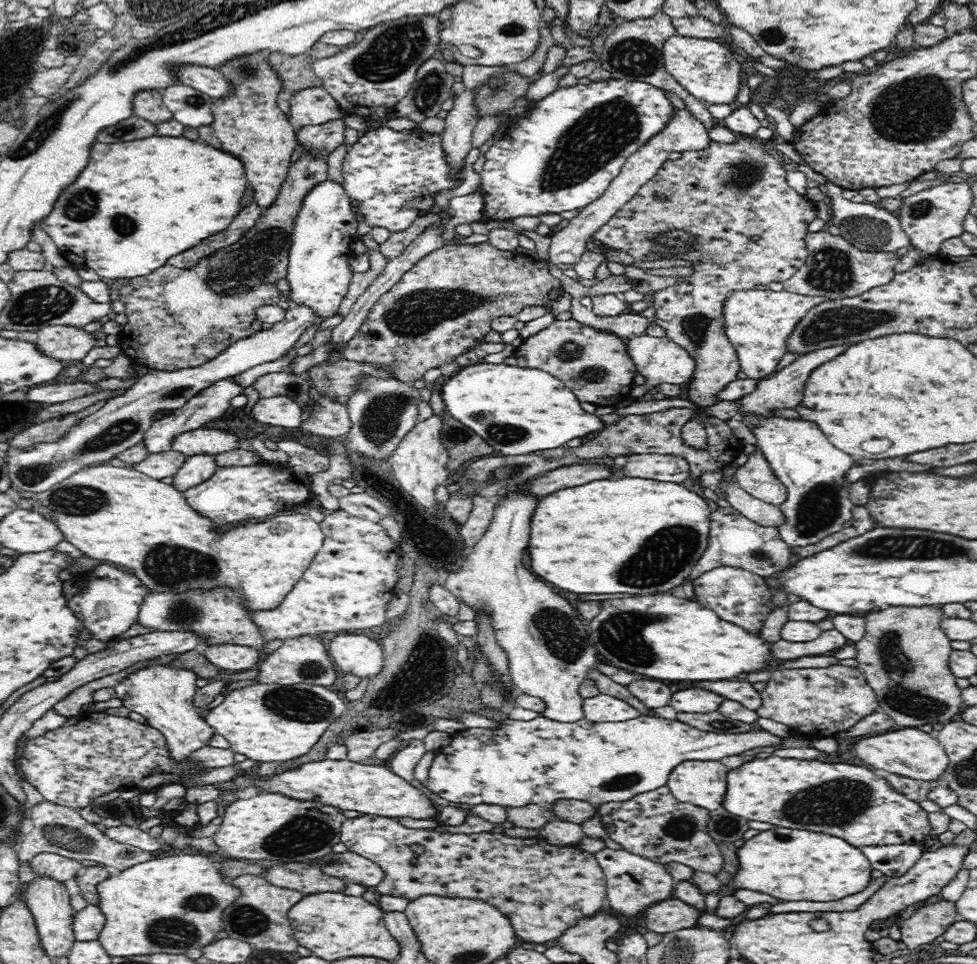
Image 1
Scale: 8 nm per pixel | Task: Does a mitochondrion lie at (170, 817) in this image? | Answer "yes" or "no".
no

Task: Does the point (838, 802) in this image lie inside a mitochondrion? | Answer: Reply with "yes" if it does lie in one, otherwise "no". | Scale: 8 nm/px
yes

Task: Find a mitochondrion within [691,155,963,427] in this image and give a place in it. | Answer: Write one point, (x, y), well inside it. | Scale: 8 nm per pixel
(841, 322)

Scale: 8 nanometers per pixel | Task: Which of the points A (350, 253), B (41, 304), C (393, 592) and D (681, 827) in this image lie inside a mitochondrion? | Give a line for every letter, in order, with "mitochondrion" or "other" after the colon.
A: other
B: mitochondrion
C: other
D: mitochondrion

